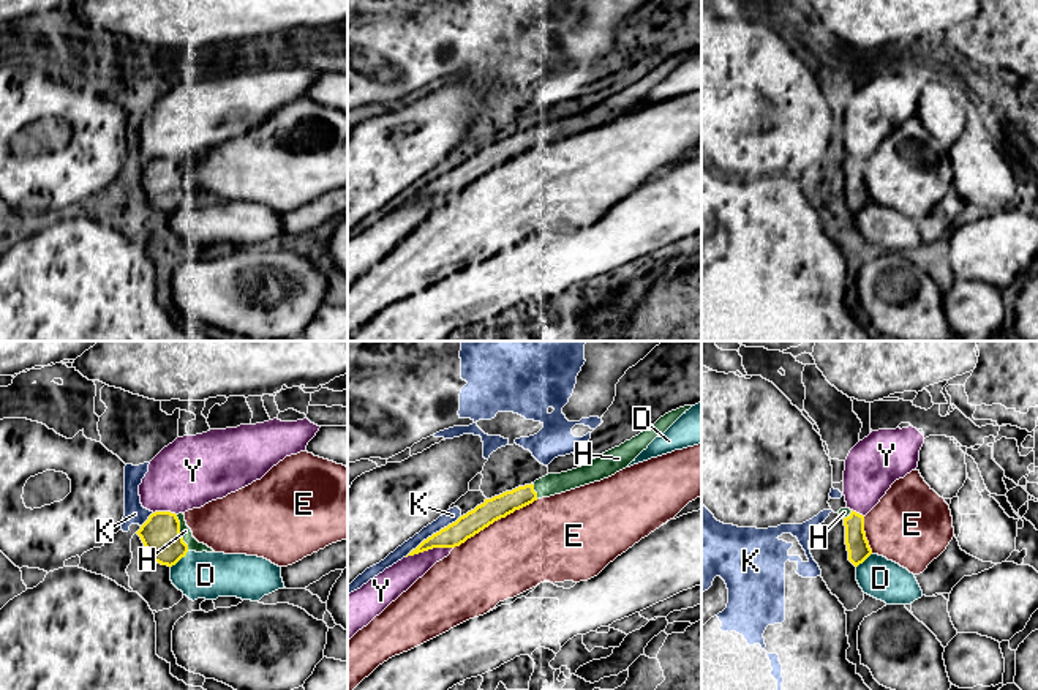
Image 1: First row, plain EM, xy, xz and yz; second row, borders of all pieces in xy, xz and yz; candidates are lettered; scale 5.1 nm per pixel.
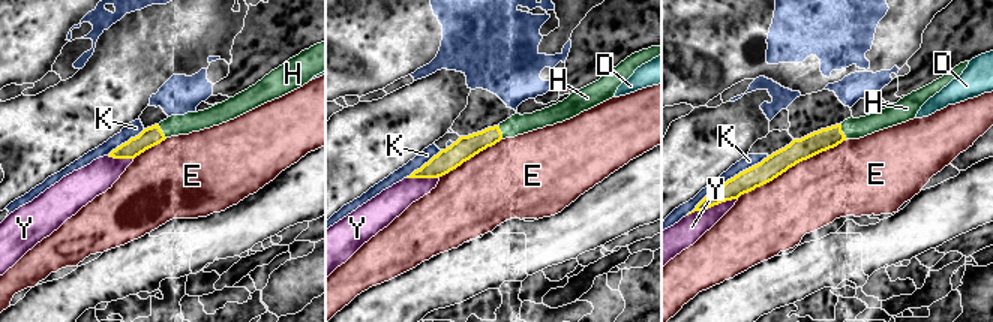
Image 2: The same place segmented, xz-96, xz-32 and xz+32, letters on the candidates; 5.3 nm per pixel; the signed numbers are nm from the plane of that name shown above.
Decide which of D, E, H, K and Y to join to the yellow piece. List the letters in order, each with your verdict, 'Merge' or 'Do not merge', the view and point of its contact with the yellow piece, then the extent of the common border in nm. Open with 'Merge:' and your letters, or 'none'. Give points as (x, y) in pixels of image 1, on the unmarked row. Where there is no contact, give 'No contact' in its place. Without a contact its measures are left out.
Merge: H
D: Do not merge. Touches yellow at xy (179, 206). Shared border 130 nm
E: Do not merge. Touches yellow at xz (495, 166). Shared border 500 nm
H: Merge. Touches yellow at xy (179, 179). Shared border 200 nm
K: Do not merge. Touches yellow at xz (433, 180). Shared border 360 nm
Y: Do not merge. Touches yellow at xz (428, 194). Shared border 240 nm

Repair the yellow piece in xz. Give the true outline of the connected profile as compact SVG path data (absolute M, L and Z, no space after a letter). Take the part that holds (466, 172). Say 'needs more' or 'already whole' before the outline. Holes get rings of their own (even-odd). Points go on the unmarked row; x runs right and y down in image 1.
needs more; M684 52L665 60L638 82L605 98L602 103L581 114L561 120L548 120L531 131L518 133L491 145L485 145L483 150L477 152L474 156L460 163L455 169L423 186L408 202L433 194L460 193L495 167L506 164L507 161L532 150L537 145L561 141L615 122L635 107L635 104L646 96L656 84L662 82L690 54L692 52Z

